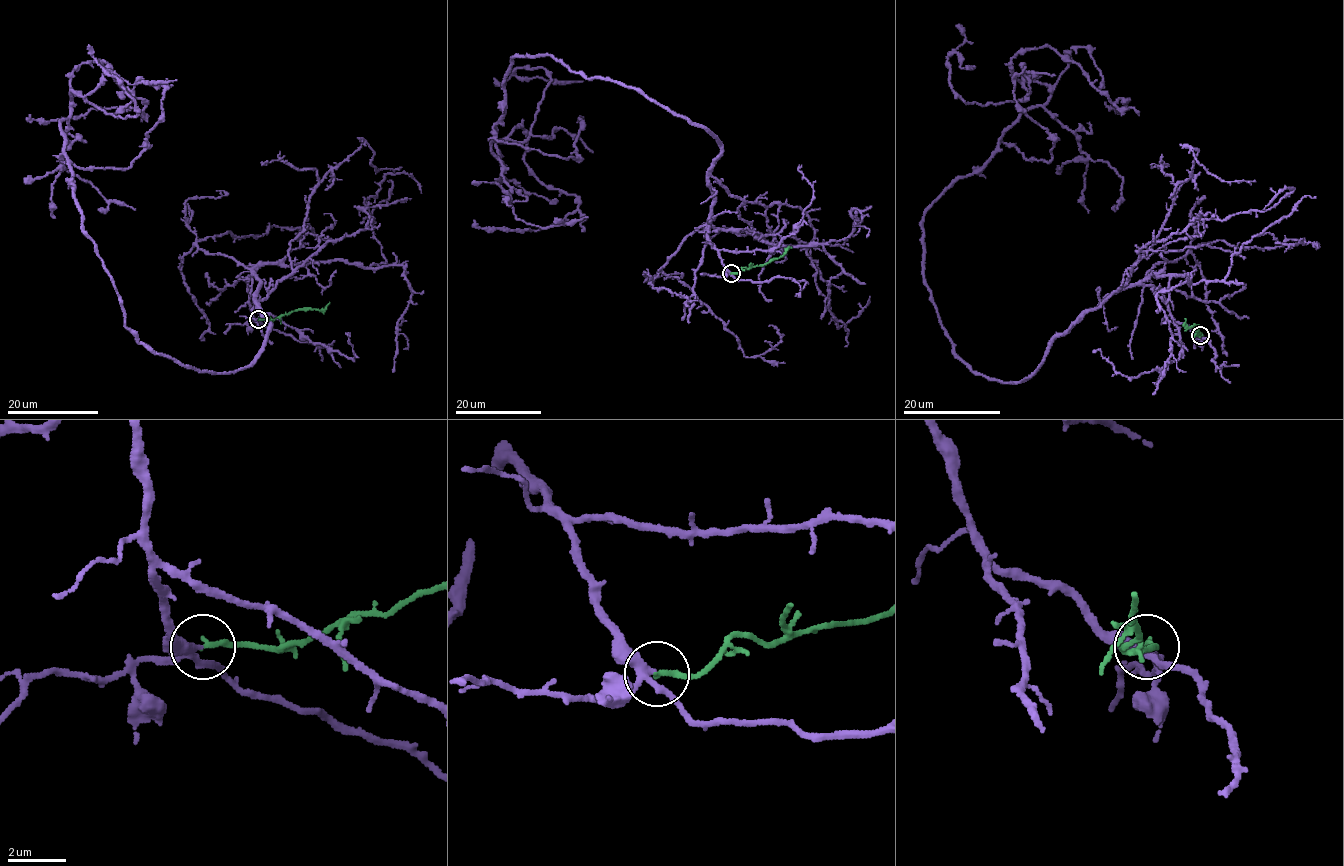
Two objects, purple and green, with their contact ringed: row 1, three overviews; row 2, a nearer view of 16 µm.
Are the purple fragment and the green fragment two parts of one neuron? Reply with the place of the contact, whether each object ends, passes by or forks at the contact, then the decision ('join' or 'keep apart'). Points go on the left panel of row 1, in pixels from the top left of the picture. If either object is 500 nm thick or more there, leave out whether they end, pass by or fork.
at (258, 319); purple forks there; green ends there; join

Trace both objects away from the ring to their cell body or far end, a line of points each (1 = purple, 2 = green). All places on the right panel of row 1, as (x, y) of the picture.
1: (1200, 335), (1127, 285), (1018, 383), (941, 326), (925, 212), (1048, 101), (1011, 59), (1049, 47), (1105, 102)
2: (1200, 335), (1196, 334), (1198, 327), (1187, 327), (1184, 319)

